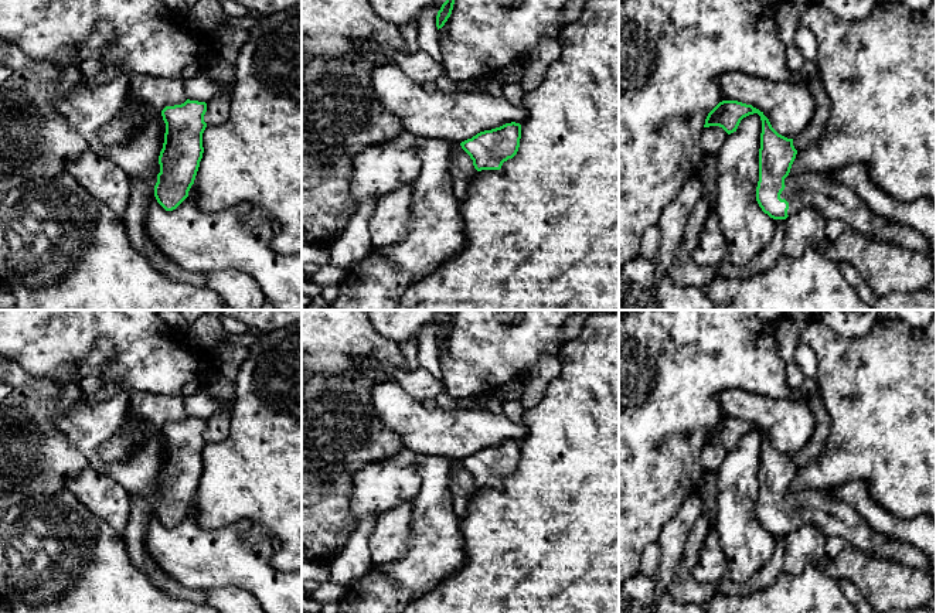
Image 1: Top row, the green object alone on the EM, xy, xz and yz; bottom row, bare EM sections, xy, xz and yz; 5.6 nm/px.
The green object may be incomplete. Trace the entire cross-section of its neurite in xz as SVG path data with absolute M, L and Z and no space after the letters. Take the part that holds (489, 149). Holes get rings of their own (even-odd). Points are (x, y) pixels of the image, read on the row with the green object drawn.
M511 122L484 130L460 143L473 160L477 171L500 170L503 163L513 159L520 147L521 125Z

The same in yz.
M722 101L708 113L704 127L719 126L731 134L743 118L753 113L762 120L756 201L765 214L773 219L786 219L800 210L811 208L865 236L929 253L929 242L920 234L875 215L854 190L826 173L792 176L797 154L793 139L779 134L763 112L752 105Z

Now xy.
M190 99L161 110L166 133L159 156L160 173L154 197L166 211L176 210L188 197L194 184L204 153L205 112L205 102Z

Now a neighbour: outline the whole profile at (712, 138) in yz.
M719 126L704 127L701 133L702 153L707 156L718 156L728 133Z

